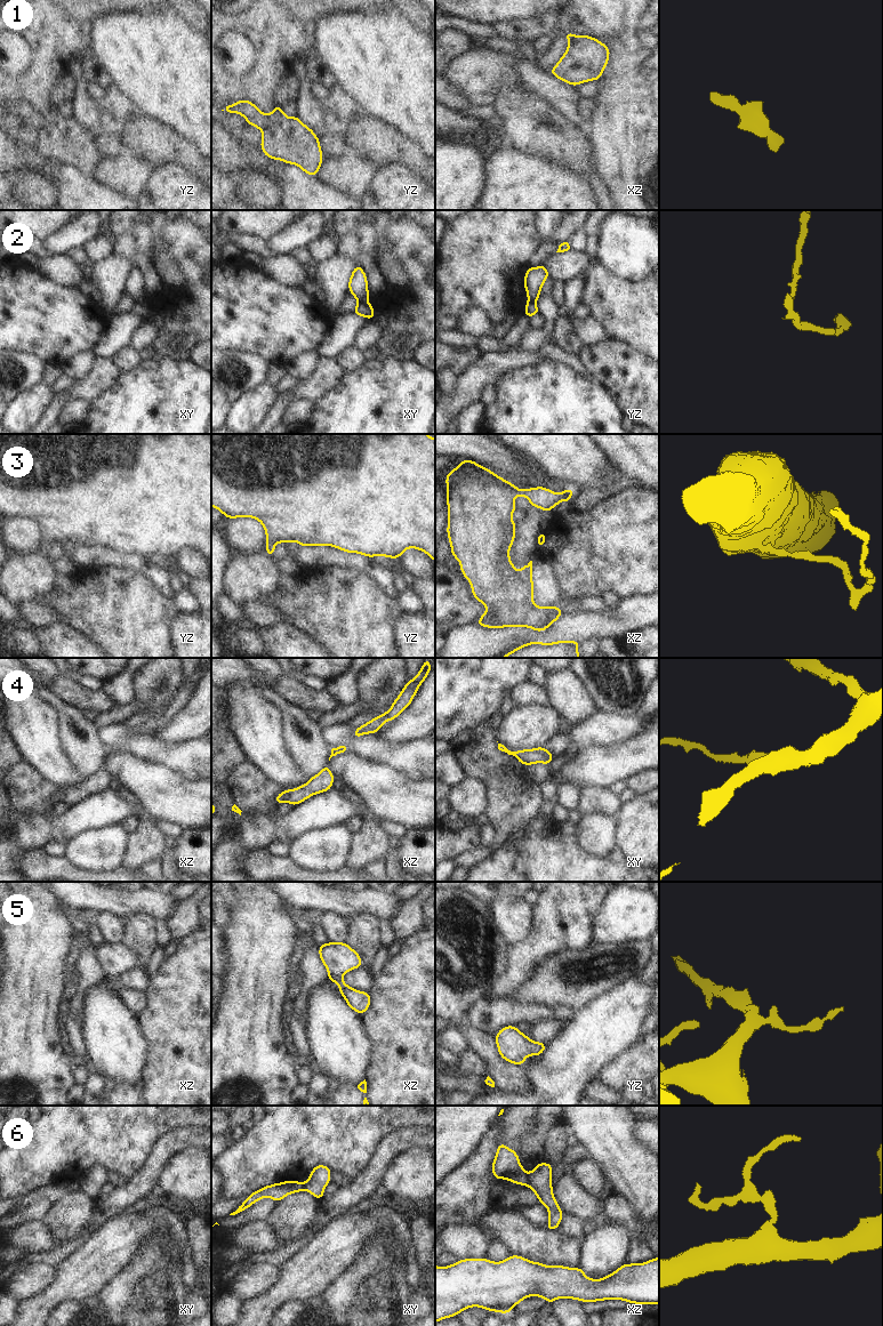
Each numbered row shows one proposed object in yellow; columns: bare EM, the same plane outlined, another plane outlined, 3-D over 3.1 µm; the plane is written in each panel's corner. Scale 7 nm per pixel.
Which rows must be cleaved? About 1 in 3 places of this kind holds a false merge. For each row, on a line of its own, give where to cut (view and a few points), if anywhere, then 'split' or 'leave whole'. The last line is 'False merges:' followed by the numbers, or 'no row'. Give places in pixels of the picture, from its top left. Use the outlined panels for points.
1: cut yz (267, 114), (267, 125), (262, 131); split
2: cut xy (359, 300), (366, 303); split
3: cut none; leave whole
4: cut none; leave whole
5: cut none; leave whole
6: cut xz (527, 1174), (528, 1184); split
False merges: 1, 2, 6

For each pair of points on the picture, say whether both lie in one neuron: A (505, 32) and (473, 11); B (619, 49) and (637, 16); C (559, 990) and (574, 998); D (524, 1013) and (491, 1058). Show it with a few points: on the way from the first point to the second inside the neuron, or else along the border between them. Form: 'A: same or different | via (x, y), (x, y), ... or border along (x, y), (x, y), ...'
A: different | border along (519, 18), (495, 22), (491, 25)
B: different | border along (647, 30), (621, 31), (603, 38)
C: same | via (562, 990), (570, 995)
D: different | border along (471, 1022), (480, 1030), (494, 1037)

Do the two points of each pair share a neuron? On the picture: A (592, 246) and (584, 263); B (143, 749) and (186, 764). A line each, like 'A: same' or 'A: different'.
A: different
B: same

